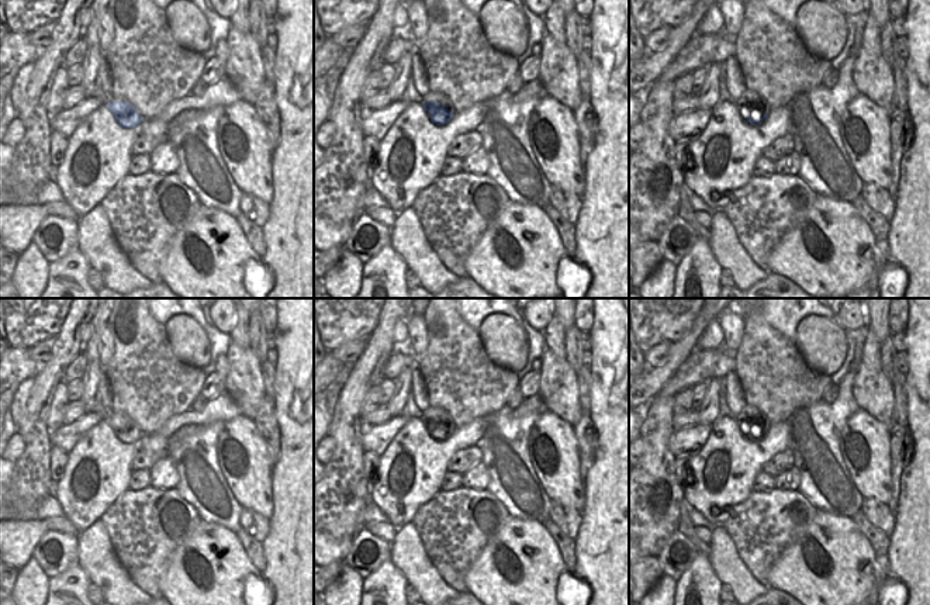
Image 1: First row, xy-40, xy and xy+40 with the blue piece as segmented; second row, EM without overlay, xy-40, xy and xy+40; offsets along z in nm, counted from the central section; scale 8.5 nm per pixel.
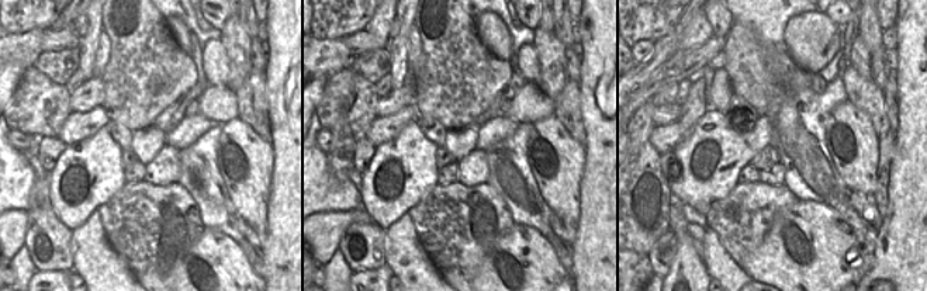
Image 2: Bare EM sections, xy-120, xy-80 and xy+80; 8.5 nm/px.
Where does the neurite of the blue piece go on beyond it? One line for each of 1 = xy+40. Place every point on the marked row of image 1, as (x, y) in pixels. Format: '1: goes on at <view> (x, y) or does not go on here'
1: goes on at xy+40 (752, 104)

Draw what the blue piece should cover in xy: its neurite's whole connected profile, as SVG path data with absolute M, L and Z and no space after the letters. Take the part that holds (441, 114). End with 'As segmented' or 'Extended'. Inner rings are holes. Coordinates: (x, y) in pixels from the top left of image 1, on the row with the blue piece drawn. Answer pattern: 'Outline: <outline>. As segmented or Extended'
Outline: M428 91L422 97L421 104L436 125L447 124L456 114L450 98L439 91Z. Extended.

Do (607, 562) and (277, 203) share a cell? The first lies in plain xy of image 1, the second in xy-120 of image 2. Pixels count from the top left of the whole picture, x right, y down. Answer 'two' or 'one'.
one

